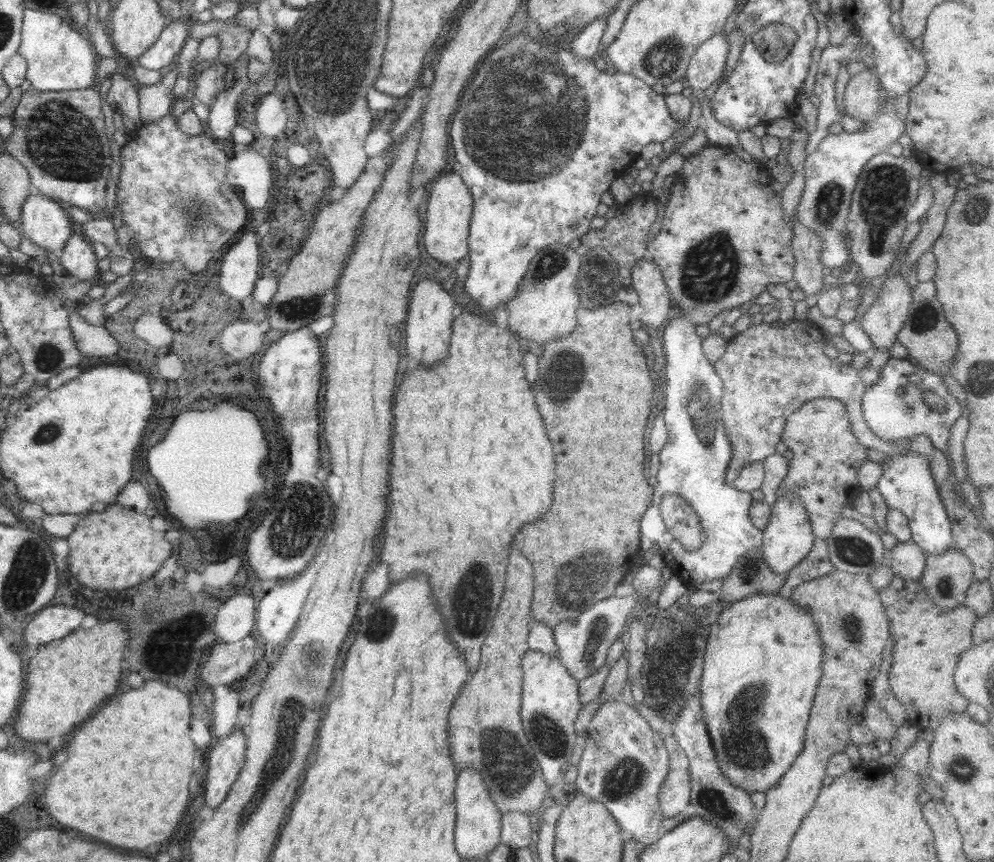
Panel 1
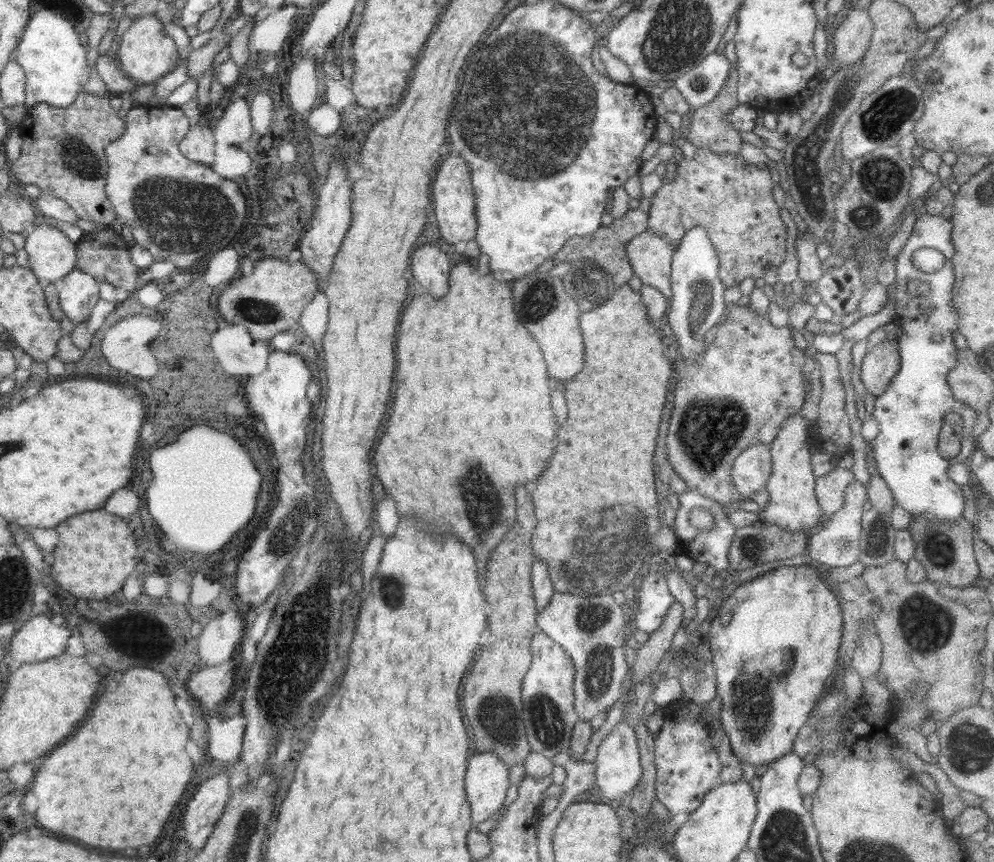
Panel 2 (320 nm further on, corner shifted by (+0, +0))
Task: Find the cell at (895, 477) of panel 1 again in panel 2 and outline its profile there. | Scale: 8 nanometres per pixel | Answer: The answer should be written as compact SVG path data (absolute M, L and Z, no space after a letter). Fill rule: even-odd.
M917 214L912 234L906 240L902 251L895 257L895 291L892 296L895 298L895 316L892 321L900 325L903 333L899 337L893 337L888 334L888 339L895 339L895 342L897 342L897 351L901 358L901 370L890 381L882 396L877 397L874 413L871 415L877 420L879 429L878 436L871 442L874 460L876 460L878 473L885 480L884 484L892 492L894 502L914 517L922 517L927 521L938 521L939 523L956 521L963 516L965 508L962 488L952 481L947 473L949 466L953 464L968 463L976 450L974 442L977 441L977 438L972 437L972 429L974 428L974 423L976 423L978 412L967 404L956 400L947 383L947 374L956 364L958 351L951 334L955 331L958 332L959 328L959 314L953 305L955 274L951 260L955 250L950 233L952 233L952 223L949 219L943 217L942 214ZM920 248L933 248L946 257L946 262L941 266L940 270L933 273L918 272L916 270L916 266L912 264L912 254L914 254L914 250L920 250ZM912 279L924 283L927 286L927 290L917 296L910 296L906 287ZM949 412L957 412L963 419L963 438L961 440L960 453L954 458L944 459L938 453L936 444L939 440L945 414Z

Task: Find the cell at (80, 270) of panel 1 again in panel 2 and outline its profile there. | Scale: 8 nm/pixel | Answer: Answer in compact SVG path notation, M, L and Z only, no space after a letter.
M77 267L55 284L60 308L73 323L85 322L99 298L99 283Z

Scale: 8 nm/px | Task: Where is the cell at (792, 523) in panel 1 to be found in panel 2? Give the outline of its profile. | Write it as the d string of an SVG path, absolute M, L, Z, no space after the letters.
M802 412L790 415L774 438L771 451L772 473L765 491L770 500L760 512L763 522L777 524L783 531L812 534L821 517L820 505L815 496L815 476L812 474L811 453L806 445L812 432Z

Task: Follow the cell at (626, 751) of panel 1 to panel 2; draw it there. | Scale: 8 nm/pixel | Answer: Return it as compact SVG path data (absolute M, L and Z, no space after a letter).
M622 718L601 742L594 763L596 765L594 789L602 793L605 802L620 808L624 797L634 792L643 773L637 736L625 718Z

